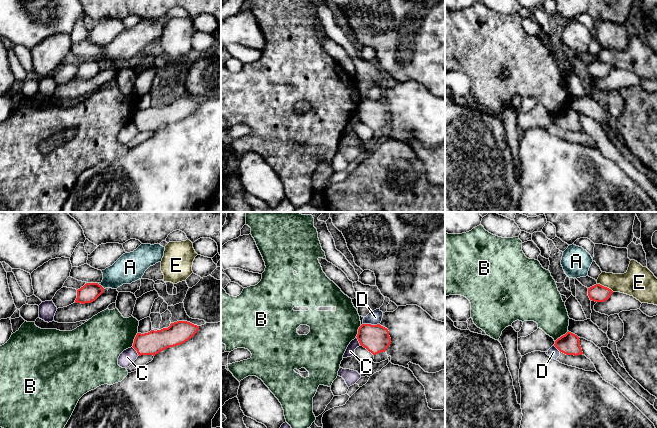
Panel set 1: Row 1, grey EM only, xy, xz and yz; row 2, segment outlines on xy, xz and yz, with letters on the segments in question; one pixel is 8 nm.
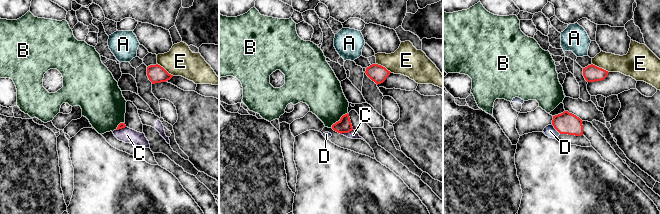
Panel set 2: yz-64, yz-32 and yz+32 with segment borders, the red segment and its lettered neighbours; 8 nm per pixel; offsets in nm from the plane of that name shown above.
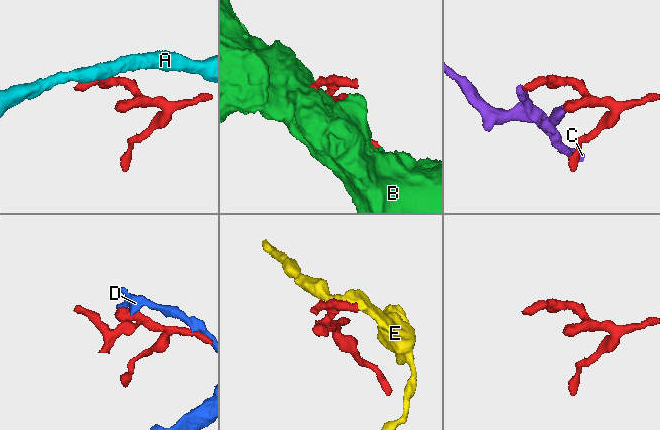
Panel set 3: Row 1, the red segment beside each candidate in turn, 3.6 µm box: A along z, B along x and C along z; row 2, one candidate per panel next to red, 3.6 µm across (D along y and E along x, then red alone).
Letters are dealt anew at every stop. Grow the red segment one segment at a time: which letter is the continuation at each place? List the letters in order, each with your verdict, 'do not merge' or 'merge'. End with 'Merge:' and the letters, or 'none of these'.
A: do not merge
B: do not merge
C: do not merge
D: do not merge
E: do not merge
Merge: none of these

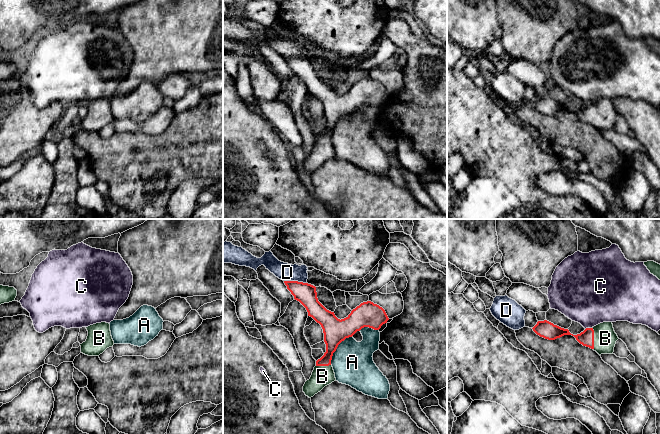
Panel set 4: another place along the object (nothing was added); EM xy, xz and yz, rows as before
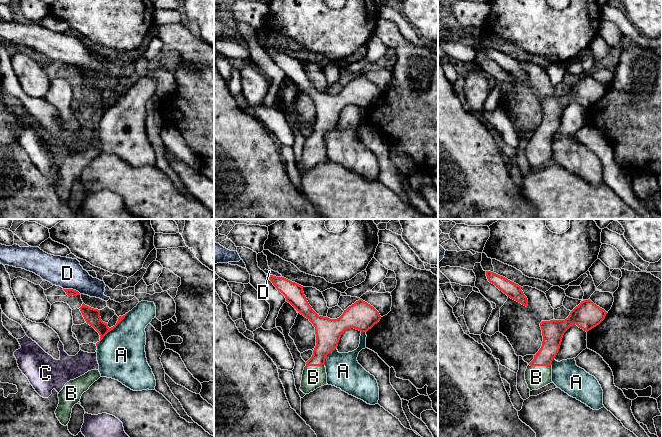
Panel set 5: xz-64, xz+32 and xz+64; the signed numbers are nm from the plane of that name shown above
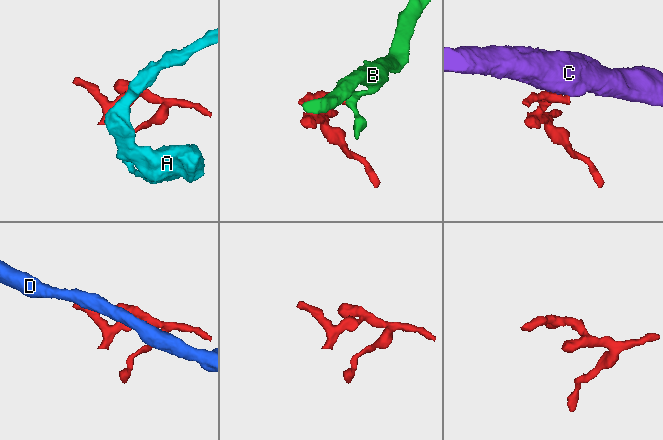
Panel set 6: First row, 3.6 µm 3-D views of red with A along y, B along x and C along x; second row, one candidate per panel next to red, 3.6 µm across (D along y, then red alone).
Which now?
A: do not merge
B: merge
C: do not merge
D: do not merge
Merge: B

